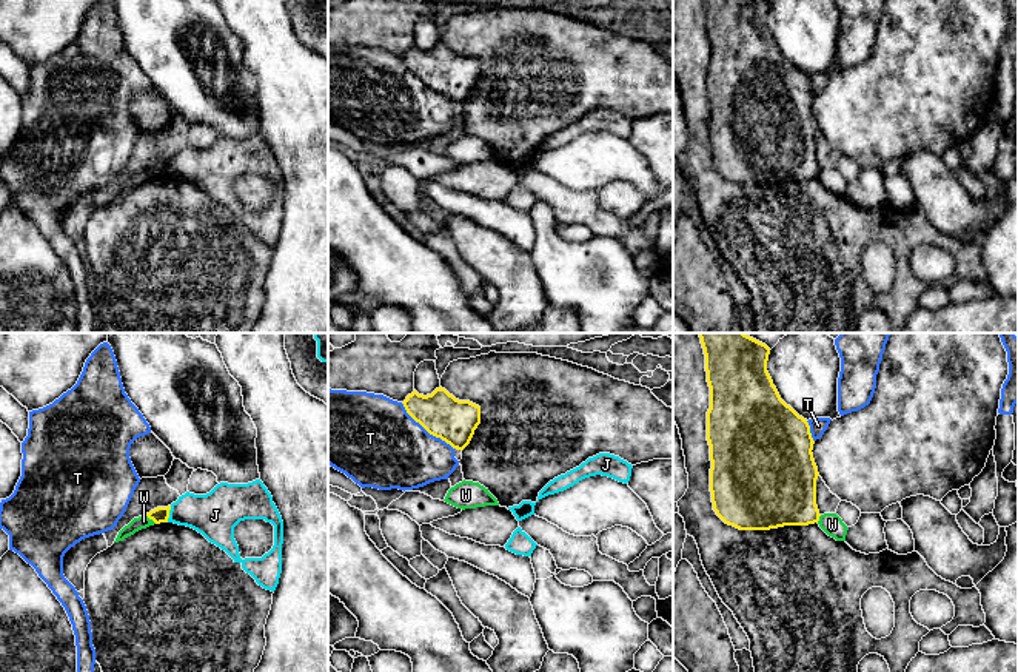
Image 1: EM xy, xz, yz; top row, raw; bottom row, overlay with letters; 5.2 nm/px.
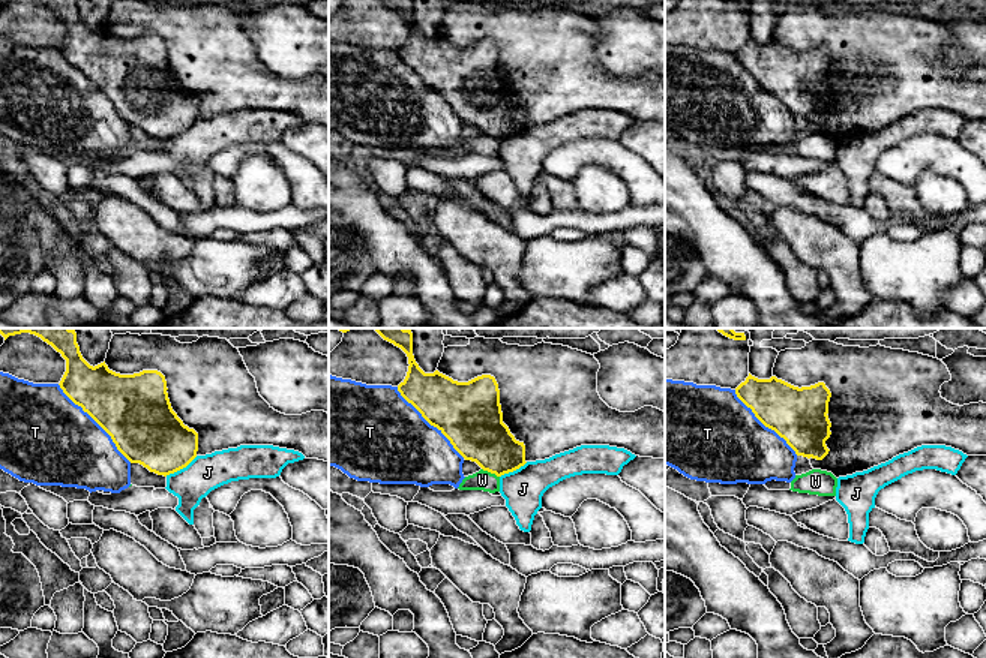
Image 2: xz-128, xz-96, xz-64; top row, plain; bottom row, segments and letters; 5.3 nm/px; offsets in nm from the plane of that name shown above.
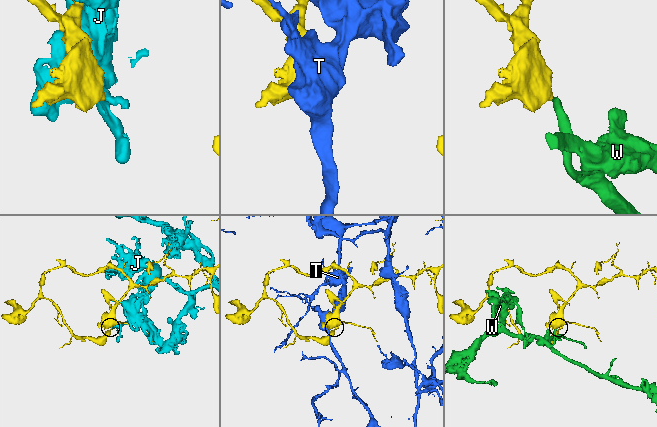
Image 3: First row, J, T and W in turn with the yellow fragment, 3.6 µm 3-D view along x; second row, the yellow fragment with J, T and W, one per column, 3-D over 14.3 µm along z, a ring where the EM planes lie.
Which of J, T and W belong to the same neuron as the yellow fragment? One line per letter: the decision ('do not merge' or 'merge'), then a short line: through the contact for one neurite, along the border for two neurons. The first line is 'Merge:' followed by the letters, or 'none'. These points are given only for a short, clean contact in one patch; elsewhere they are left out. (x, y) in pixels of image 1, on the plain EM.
Merge: none
J: do not merge
T: do not merge
W: do not merge; line xy (145, 170), (156, 178)

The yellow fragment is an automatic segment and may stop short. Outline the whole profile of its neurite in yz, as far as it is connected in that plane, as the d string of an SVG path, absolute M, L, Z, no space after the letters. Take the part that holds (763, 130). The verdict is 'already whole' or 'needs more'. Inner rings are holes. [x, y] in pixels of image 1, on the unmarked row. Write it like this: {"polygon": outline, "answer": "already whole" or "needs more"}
{"polygon": "M702 0L710 63L710 146L713 165L739 185L770 185L819 176L813 92L807 74L787 60L767 26L767 0Z", "answer": "already whole"}

